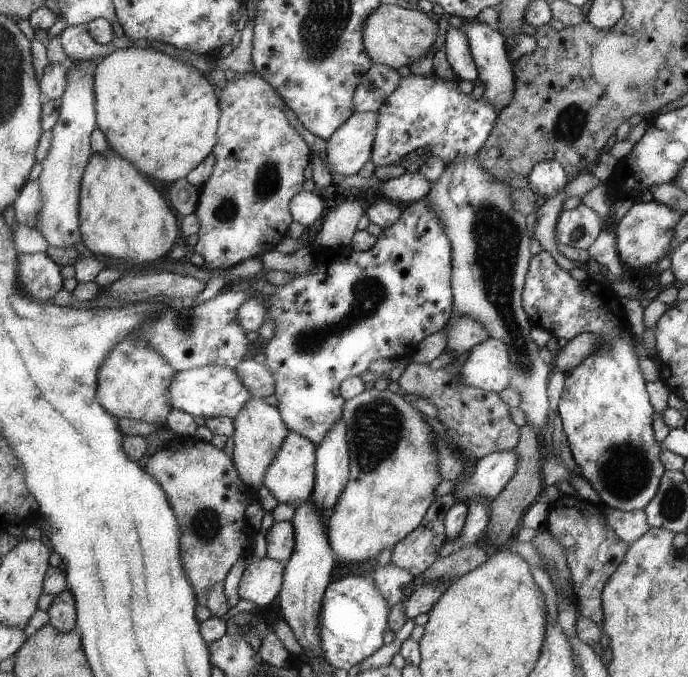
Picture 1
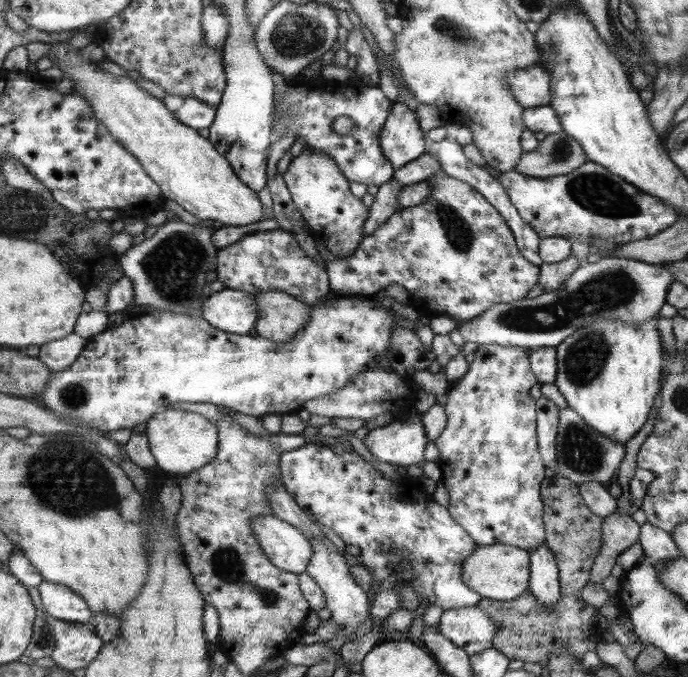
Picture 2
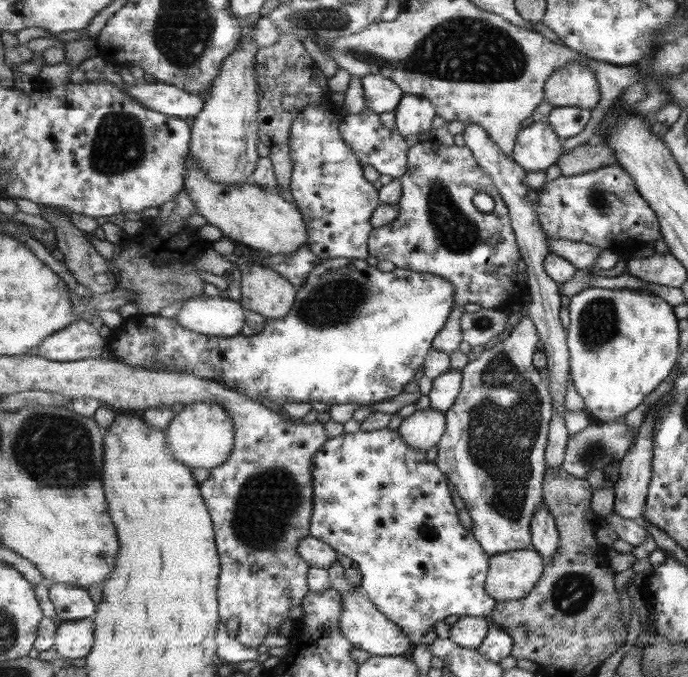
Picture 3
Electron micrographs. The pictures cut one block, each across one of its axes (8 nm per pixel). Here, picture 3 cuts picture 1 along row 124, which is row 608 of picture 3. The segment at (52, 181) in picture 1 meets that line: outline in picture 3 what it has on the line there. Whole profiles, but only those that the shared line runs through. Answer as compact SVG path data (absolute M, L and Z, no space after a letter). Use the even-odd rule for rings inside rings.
M53 584L51 599L63 621L90 619L98 610L97 605L90 599L87 589L74 584Z

